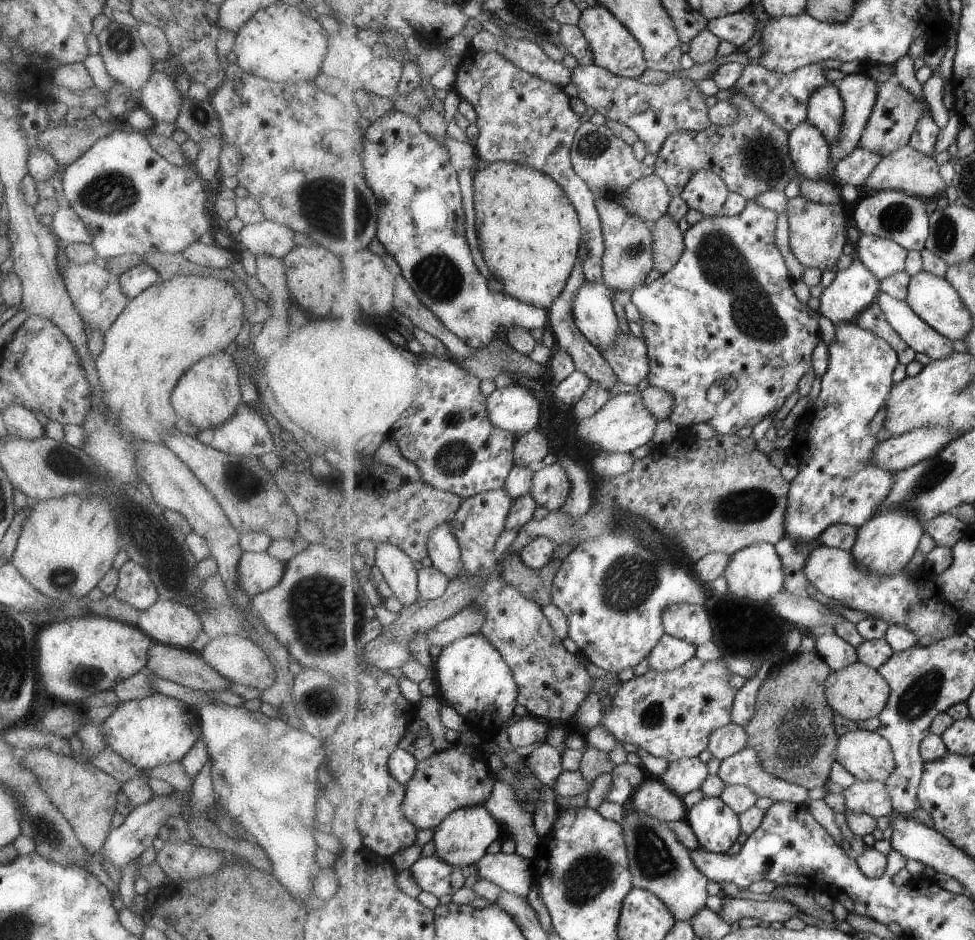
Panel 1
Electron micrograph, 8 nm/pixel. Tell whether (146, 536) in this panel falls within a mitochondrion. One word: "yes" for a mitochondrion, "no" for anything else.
yes

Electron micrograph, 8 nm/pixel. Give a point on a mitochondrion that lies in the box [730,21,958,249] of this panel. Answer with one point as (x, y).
(897, 218)

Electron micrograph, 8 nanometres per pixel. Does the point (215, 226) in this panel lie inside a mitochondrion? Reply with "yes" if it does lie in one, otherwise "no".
no

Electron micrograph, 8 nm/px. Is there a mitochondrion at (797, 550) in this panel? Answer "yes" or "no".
yes

